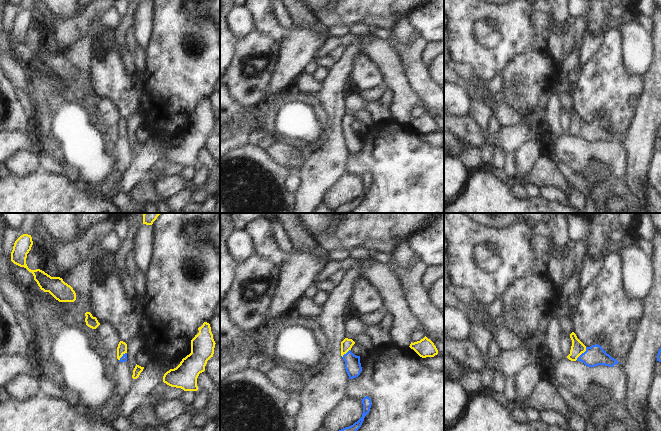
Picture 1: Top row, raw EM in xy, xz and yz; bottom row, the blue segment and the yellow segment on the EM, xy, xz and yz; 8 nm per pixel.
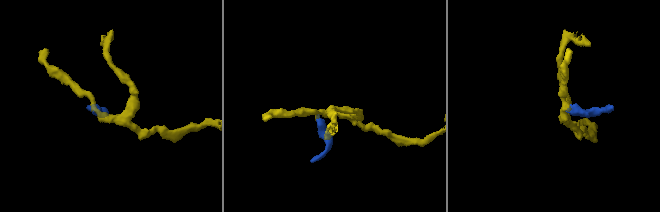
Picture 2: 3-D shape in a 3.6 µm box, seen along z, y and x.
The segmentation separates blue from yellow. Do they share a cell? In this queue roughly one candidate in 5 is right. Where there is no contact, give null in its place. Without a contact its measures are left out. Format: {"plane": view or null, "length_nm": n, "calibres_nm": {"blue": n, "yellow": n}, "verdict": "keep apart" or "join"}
{"plane": "yz", "length_nm": 130, "calibres_nm": {"blue": 160, "yellow": 110}, "verdict": "join"}

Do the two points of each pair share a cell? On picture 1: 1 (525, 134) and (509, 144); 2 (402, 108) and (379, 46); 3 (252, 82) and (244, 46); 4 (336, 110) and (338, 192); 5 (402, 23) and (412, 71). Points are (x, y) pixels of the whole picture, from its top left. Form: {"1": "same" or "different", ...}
{"1": "same", "2": "same", "3": "same", "4": "different", "5": "same"}

